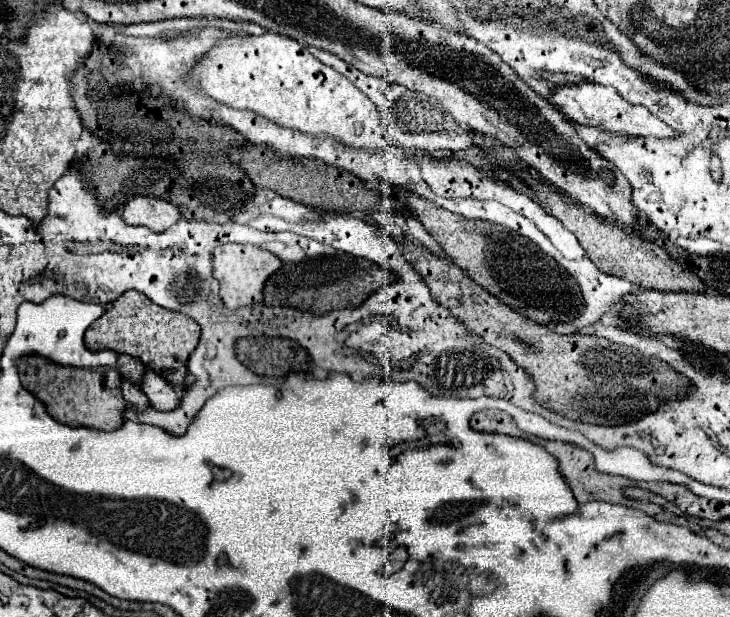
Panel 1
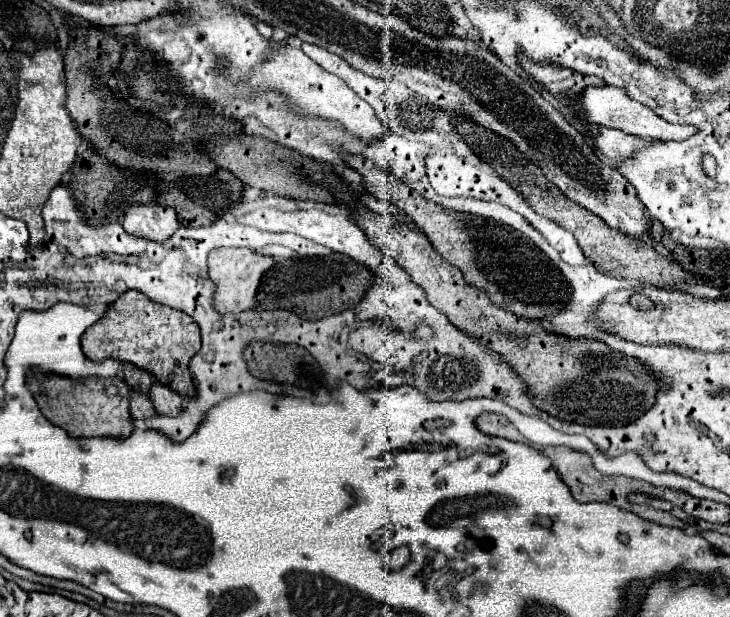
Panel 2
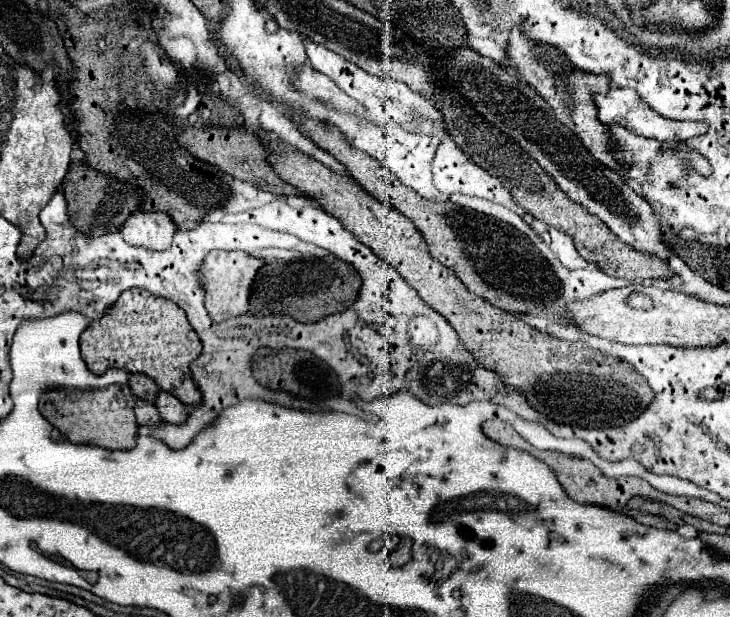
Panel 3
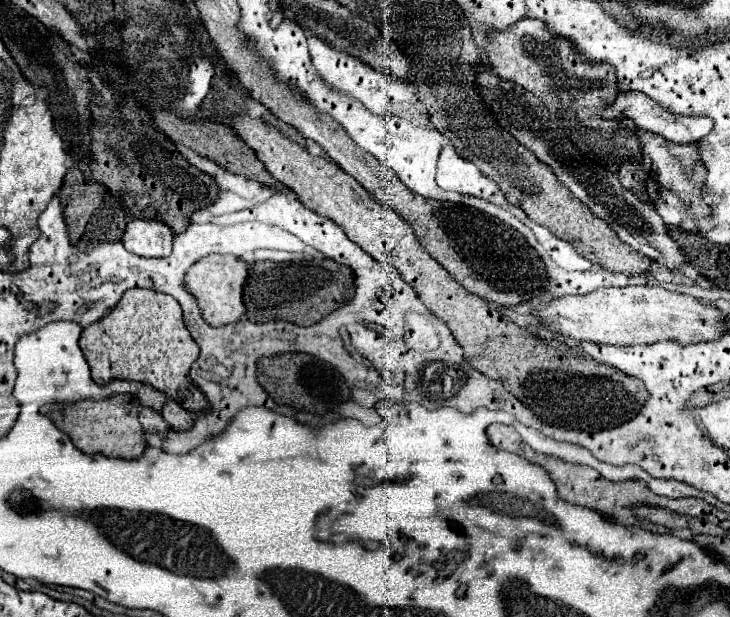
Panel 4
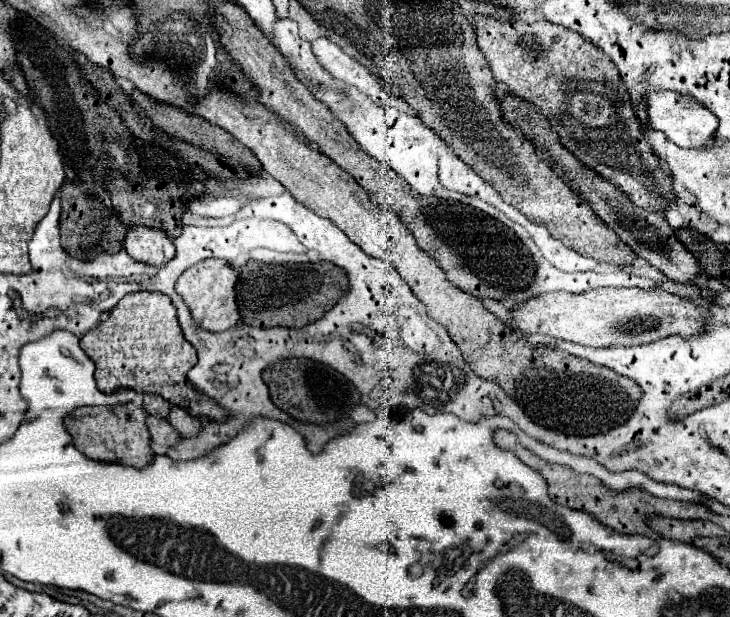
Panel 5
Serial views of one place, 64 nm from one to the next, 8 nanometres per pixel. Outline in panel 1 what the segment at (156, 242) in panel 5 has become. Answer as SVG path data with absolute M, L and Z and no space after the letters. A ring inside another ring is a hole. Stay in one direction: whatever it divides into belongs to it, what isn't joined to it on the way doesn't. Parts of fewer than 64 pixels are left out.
M152 196L132 198L122 212L122 218L130 226L146 226L152 232L166 232L180 220L180 212L174 204Z

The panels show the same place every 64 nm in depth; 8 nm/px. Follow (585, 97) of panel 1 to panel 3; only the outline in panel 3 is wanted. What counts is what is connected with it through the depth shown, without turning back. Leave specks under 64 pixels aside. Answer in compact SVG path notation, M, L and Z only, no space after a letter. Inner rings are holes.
M612 88L608 94L594 96L594 102L596 102L596 108L598 108L598 120L602 124L606 124L606 126L618 124L618 126L630 128L636 134L646 136L646 138L656 138L656 140L662 140L662 142L686 142L690 138L696 138L696 136L702 136L702 134L708 132L706 122L692 122L692 120L678 122L678 120L668 120L668 118L660 116L644 100L640 100L638 92L632 90L632 88Z

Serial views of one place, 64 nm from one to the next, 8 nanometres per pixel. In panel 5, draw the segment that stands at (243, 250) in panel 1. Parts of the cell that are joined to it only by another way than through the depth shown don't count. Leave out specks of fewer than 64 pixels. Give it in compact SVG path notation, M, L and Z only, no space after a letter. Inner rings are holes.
M202 260L188 268L176 282L176 292L182 296L182 300L190 308L192 322L208 332L224 332L232 328L240 316L238 316L238 306L236 306L236 296L234 296L234 284L238 278L238 270L232 268L224 260Z

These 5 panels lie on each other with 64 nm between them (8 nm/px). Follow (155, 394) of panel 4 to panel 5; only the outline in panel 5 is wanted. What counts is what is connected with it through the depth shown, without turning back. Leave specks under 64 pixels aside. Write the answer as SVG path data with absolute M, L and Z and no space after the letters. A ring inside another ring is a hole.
M144 394L144 410L152 416L160 416L160 418L168 418L170 414L170 404L160 398L160 396L150 396L150 394Z

